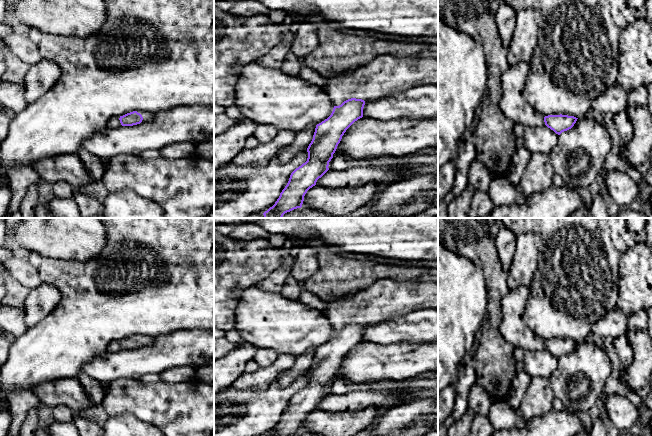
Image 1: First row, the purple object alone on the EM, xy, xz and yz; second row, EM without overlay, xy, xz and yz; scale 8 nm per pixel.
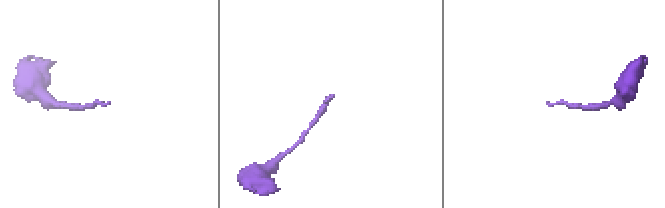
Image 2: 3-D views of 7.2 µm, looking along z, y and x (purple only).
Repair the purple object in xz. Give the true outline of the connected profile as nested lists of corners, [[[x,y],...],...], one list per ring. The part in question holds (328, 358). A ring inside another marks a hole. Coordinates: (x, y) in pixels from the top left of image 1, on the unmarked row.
[[[383,278],[367,288],[351,291],[328,301],[323,313],[334,329],[333,335],[327,343],[316,349],[313,363],[307,372],[307,385],[291,397],[277,425],[265,436],[290,436],[302,431],[307,415],[329,394],[329,386],[346,354],[363,341],[363,332],[367,325],[378,324],[391,317],[422,309],[438,309],[438,282],[398,282]]]

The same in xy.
[[[133,335],[120,341],[112,341],[107,347],[109,352],[118,352],[121,350],[133,350],[143,346],[151,345],[154,341],[153,337],[148,335]]]

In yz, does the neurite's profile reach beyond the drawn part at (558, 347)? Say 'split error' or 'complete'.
split error

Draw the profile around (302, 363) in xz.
[[[316,349],[296,357],[295,362],[290,368],[278,373],[276,376],[278,387],[282,388],[291,385],[295,378],[307,372],[313,363],[315,352]]]

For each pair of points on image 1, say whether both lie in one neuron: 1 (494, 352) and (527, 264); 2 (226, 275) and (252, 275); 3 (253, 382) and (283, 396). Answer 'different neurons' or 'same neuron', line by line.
1: different neurons
2: same neuron
3: different neurons

